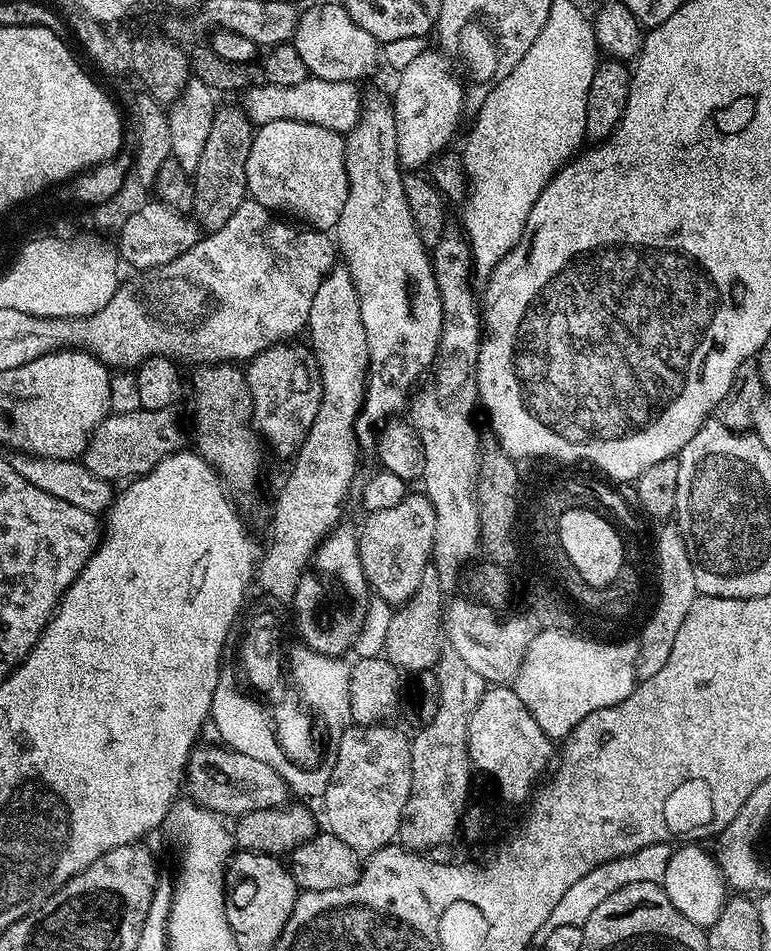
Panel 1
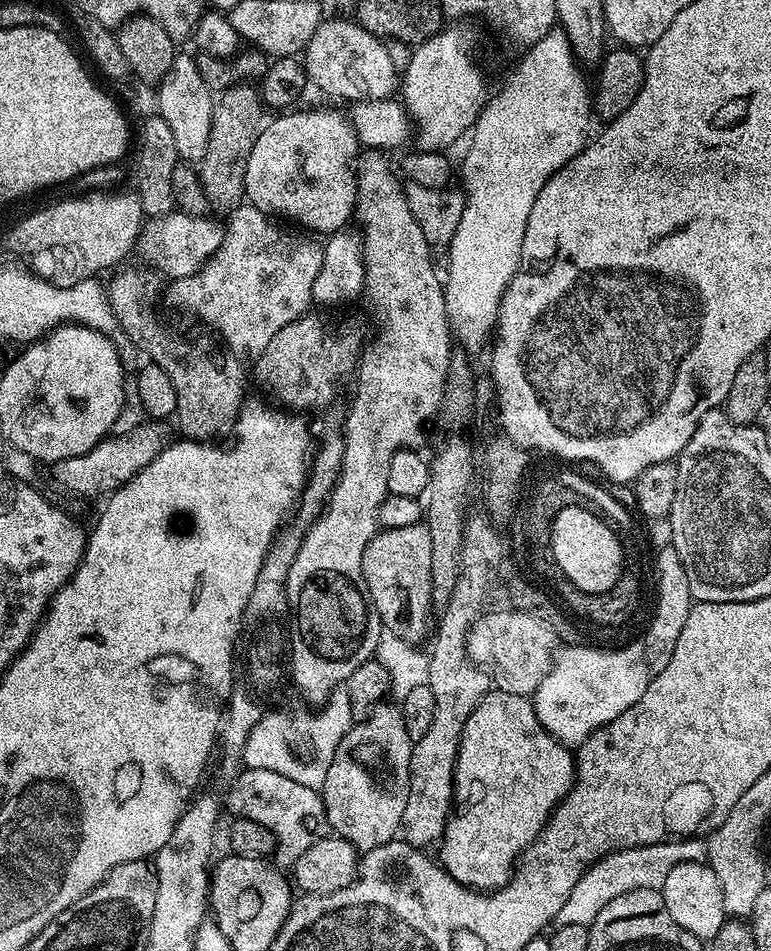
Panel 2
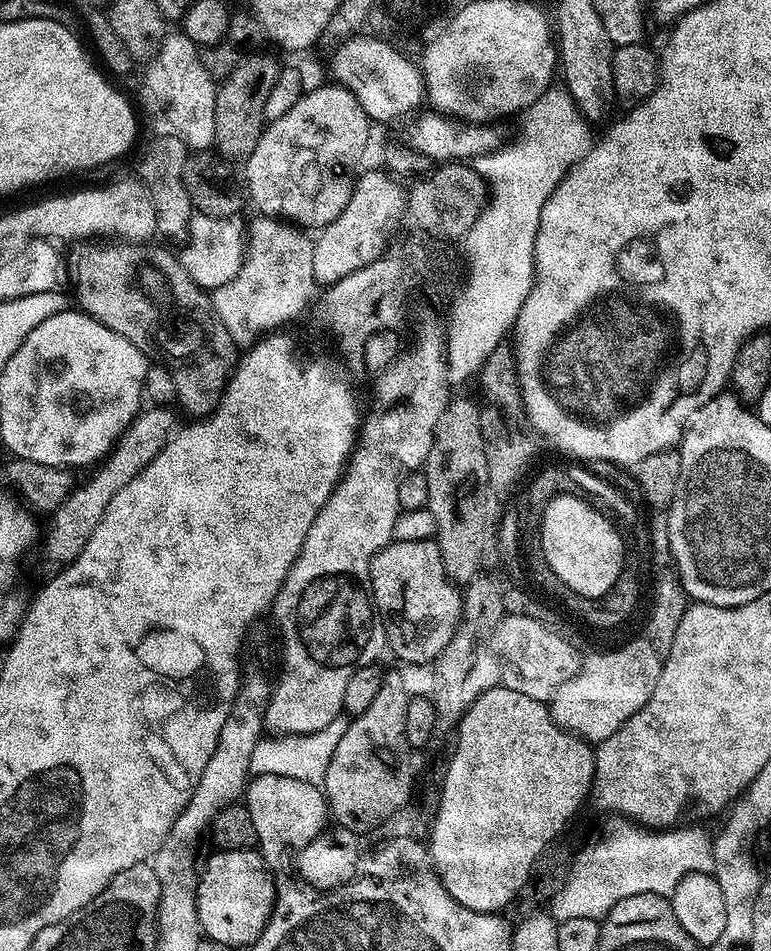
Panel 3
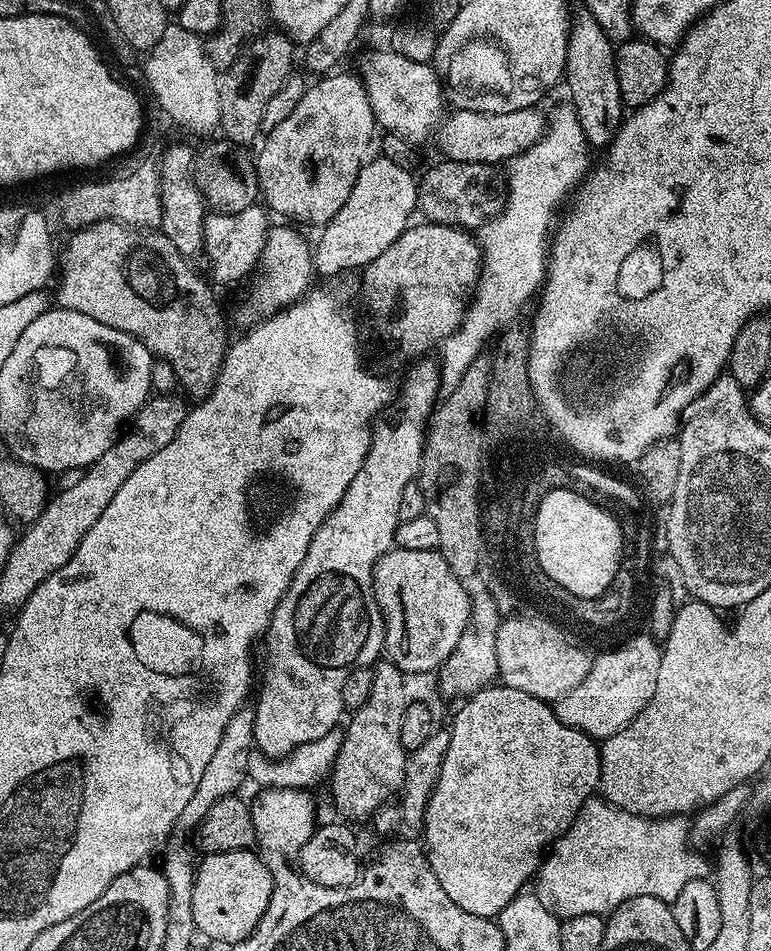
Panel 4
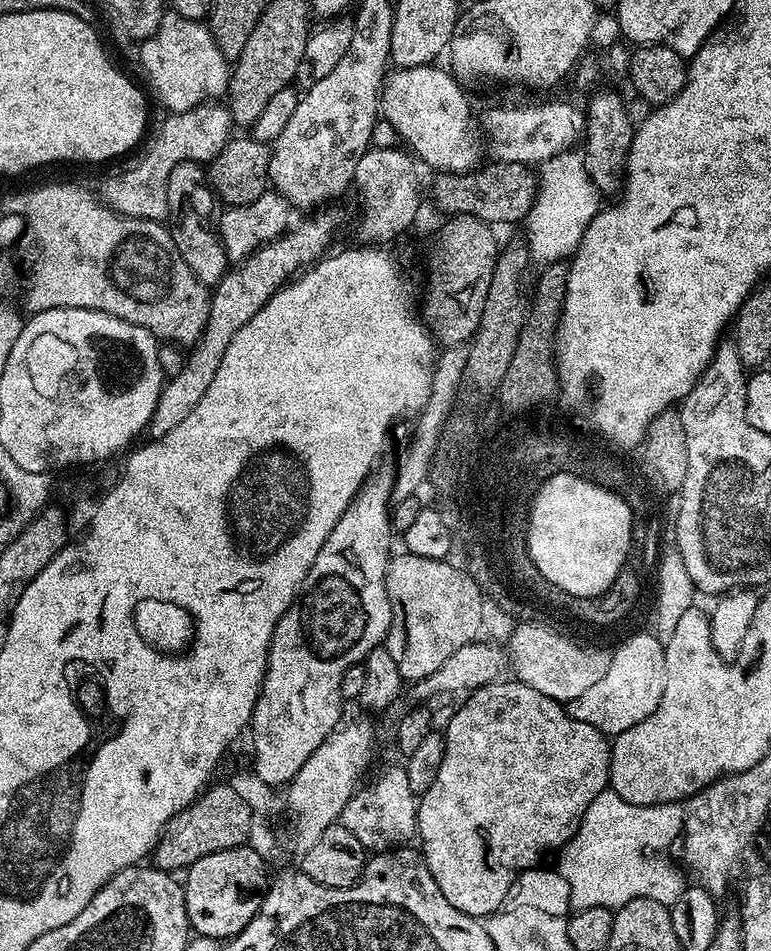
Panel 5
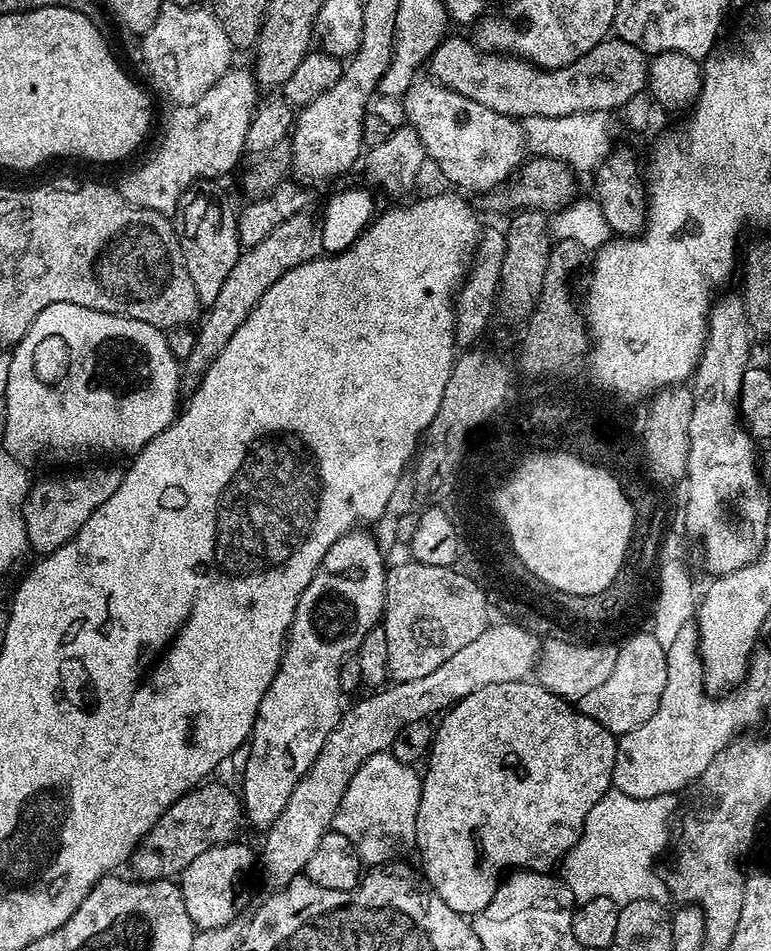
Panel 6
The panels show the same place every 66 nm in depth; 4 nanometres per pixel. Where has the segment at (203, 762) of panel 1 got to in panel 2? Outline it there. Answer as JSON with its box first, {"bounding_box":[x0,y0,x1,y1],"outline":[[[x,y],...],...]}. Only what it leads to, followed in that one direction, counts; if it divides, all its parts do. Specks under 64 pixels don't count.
{"bounding_box":[227,767,328,864],"outline":[[[245,767],[243,771],[237,774],[228,792],[227,811],[229,808],[233,817],[253,820],[258,826],[271,830],[276,837],[275,863],[295,864],[305,850],[310,850],[314,842],[326,835],[328,819],[324,813],[323,795],[317,789],[302,786],[302,782],[294,782],[294,778],[286,778],[286,774],[274,770]]]}

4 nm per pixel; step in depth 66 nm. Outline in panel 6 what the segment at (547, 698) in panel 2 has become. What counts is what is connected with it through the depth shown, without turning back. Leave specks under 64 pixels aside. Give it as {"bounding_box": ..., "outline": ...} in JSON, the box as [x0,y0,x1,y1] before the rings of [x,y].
{"bounding_box":[578,636,668,734],"outline":[[[645,636],[640,640],[628,643],[620,656],[617,670],[612,680],[604,684],[596,692],[586,694],[578,702],[578,710],[594,722],[606,726],[606,730],[623,734],[634,730],[634,726],[642,726],[654,710],[658,710],[658,702],[662,698],[662,690],[666,690],[666,666],[668,654],[664,645],[656,645],[656,640],[648,640]]]}

